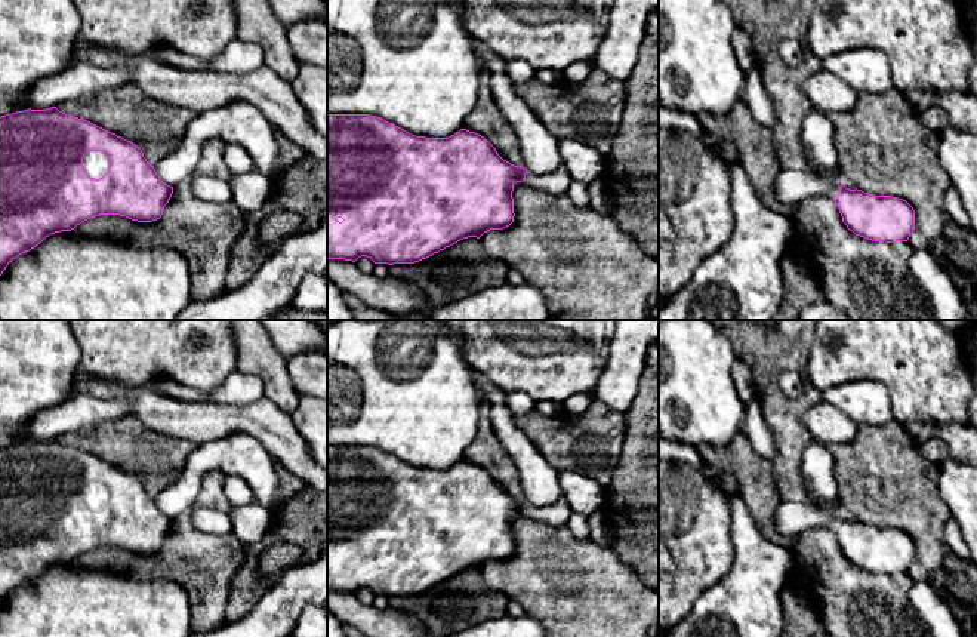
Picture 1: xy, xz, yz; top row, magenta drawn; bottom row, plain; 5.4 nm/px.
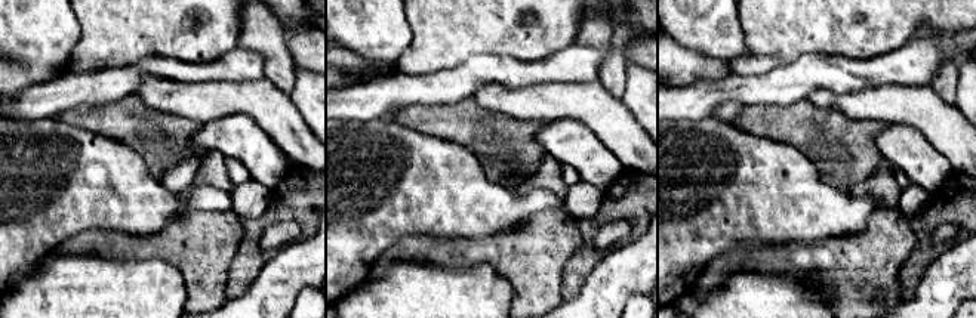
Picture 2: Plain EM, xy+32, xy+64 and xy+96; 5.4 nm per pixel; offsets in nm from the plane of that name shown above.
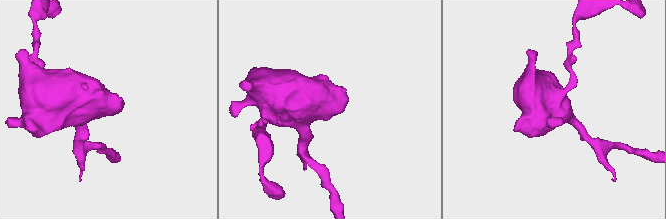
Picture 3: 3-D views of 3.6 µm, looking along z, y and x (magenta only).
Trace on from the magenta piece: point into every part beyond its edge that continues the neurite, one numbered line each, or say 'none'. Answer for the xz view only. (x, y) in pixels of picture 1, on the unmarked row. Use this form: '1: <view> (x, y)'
1: xz (541, 486)

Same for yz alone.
1: yz (791, 519)

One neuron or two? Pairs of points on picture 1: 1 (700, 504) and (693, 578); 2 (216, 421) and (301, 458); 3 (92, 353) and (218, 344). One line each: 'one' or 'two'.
1: one
2: one
3: one

